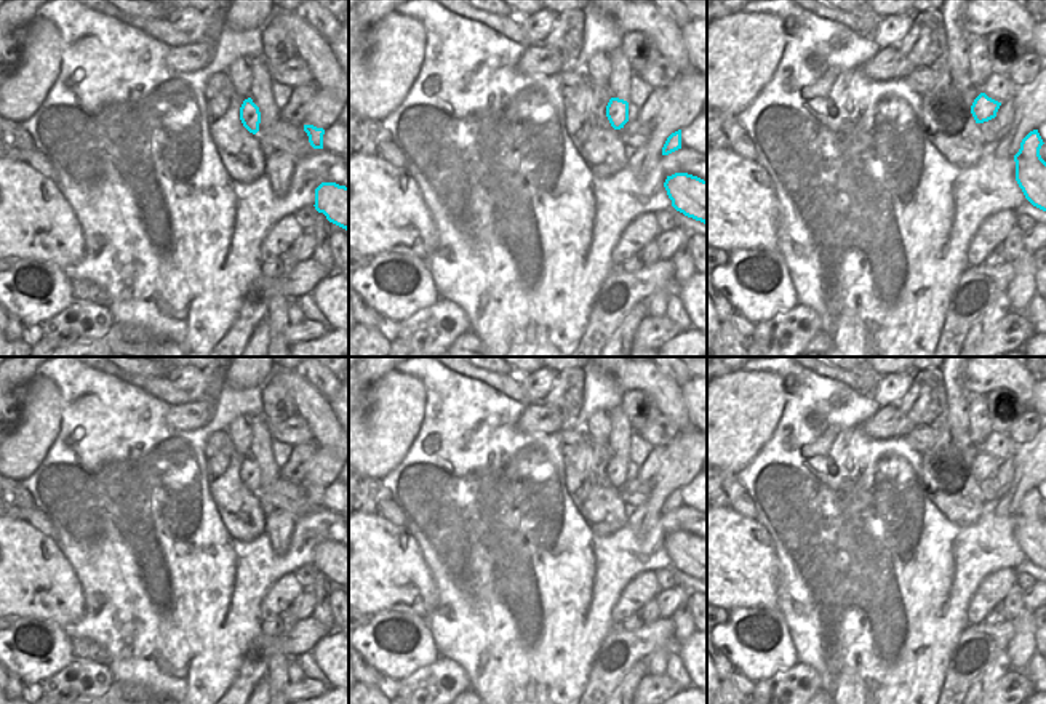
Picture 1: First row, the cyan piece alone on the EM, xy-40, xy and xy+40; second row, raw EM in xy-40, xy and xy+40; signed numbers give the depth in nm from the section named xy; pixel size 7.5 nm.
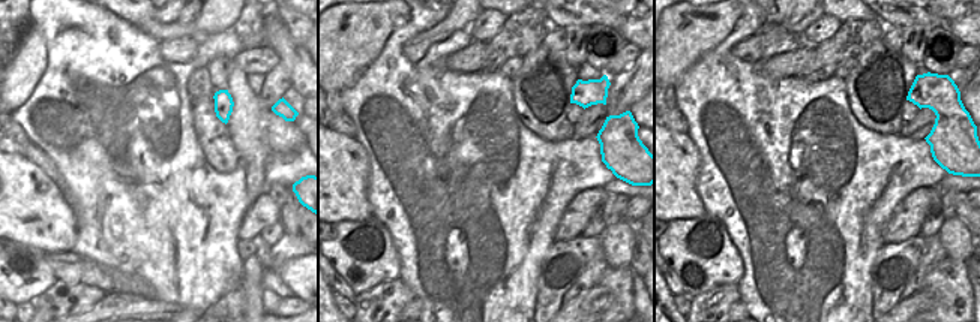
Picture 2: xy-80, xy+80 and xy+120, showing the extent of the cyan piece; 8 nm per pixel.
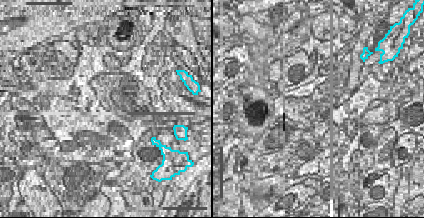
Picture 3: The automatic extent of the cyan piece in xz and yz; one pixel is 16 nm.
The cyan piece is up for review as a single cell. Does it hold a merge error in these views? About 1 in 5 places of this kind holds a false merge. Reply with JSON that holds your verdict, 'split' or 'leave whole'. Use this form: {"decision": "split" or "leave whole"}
{"decision": "leave whole"}

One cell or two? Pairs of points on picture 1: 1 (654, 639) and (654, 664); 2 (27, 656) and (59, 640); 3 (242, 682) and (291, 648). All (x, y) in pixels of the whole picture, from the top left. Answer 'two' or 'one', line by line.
1: two
2: one
3: one

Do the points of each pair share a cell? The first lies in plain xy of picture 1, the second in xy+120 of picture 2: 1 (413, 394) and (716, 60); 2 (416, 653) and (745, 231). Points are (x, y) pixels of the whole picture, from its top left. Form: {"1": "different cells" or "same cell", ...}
{"1": "different cells", "2": "different cells"}

